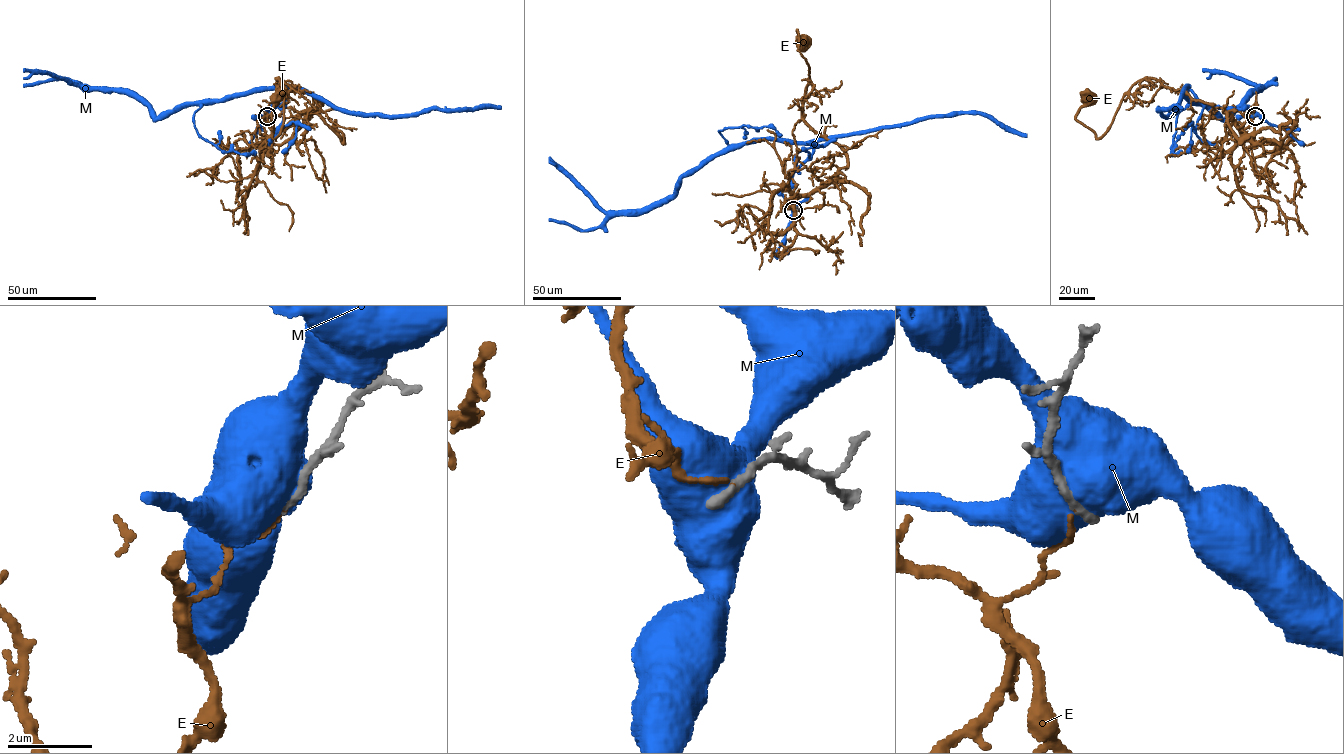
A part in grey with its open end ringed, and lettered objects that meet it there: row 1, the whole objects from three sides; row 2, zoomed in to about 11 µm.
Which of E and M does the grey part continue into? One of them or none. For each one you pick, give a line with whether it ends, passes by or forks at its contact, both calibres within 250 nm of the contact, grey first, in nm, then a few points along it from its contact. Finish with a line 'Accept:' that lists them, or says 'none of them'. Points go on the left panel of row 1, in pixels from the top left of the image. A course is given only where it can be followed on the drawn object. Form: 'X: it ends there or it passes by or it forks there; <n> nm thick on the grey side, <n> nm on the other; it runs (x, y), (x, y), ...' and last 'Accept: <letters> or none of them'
Accept: none of them

